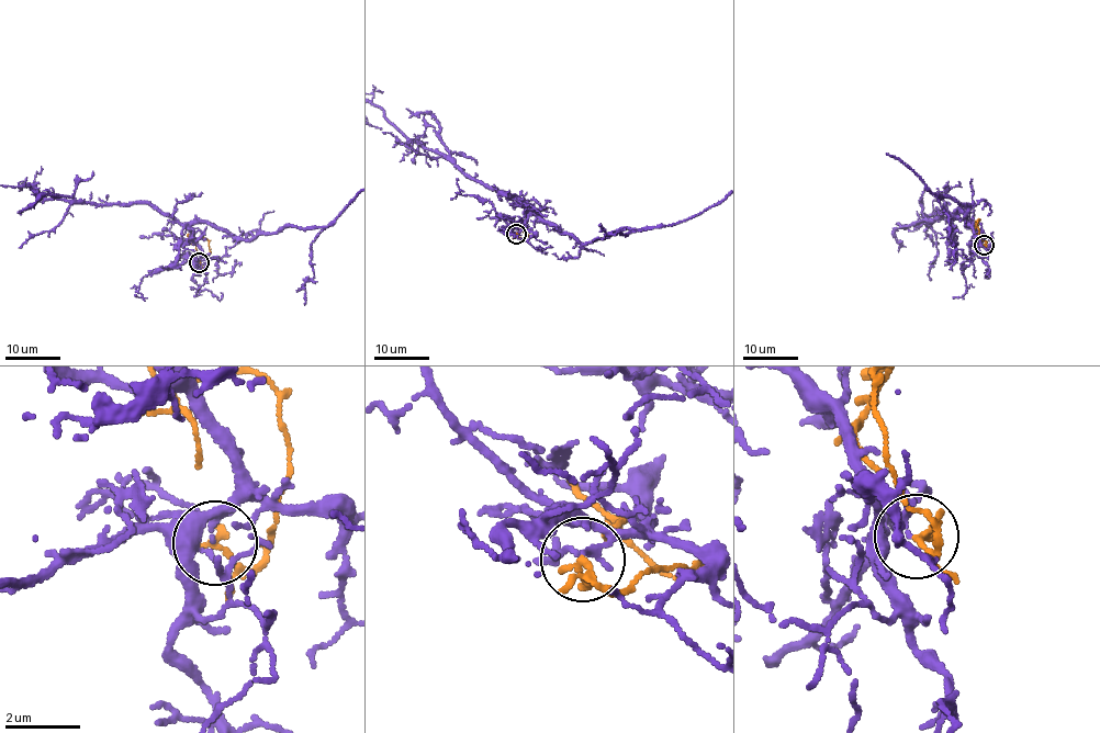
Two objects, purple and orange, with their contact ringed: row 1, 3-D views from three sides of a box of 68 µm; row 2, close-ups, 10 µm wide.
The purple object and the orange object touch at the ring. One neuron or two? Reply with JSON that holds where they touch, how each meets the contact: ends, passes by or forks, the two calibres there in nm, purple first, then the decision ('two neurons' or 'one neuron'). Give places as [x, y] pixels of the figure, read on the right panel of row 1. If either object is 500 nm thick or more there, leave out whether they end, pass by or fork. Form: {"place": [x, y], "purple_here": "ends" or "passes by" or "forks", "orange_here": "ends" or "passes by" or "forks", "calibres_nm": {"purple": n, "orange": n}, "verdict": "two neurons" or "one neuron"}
{"place": [984, 245], "purple_here": "passes by", "orange_here": "passes by", "calibres_nm": {"purple": 120, "orange": 150}, "verdict": "one neuron"}

